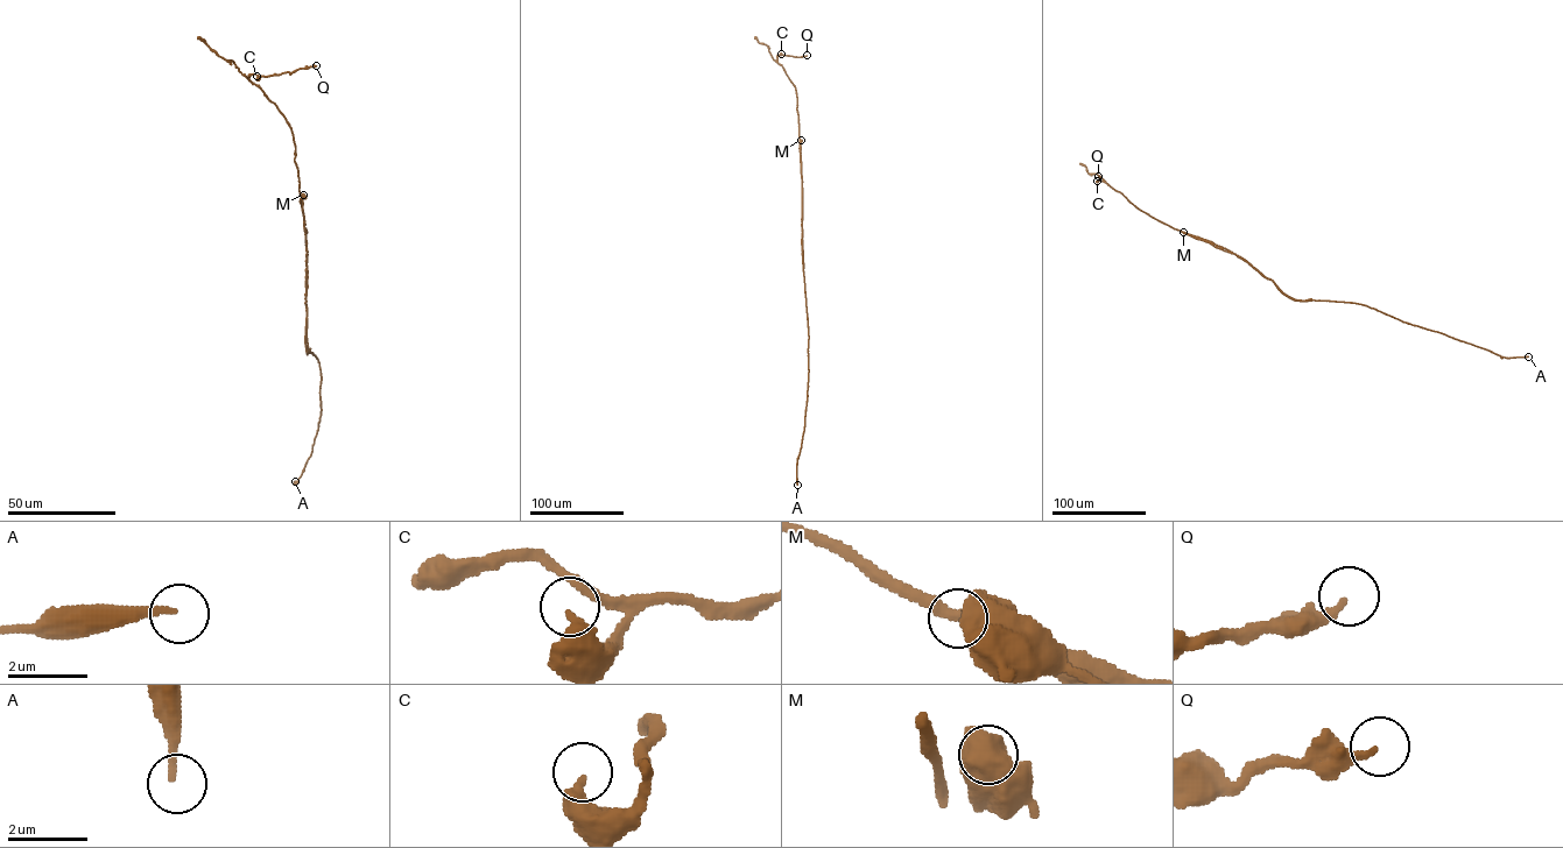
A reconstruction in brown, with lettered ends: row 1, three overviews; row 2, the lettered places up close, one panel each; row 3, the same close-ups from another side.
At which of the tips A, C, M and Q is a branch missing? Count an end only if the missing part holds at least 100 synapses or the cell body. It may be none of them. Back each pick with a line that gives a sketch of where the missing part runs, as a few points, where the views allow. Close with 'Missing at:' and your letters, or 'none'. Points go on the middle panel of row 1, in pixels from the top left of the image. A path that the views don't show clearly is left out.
Missing at: none

